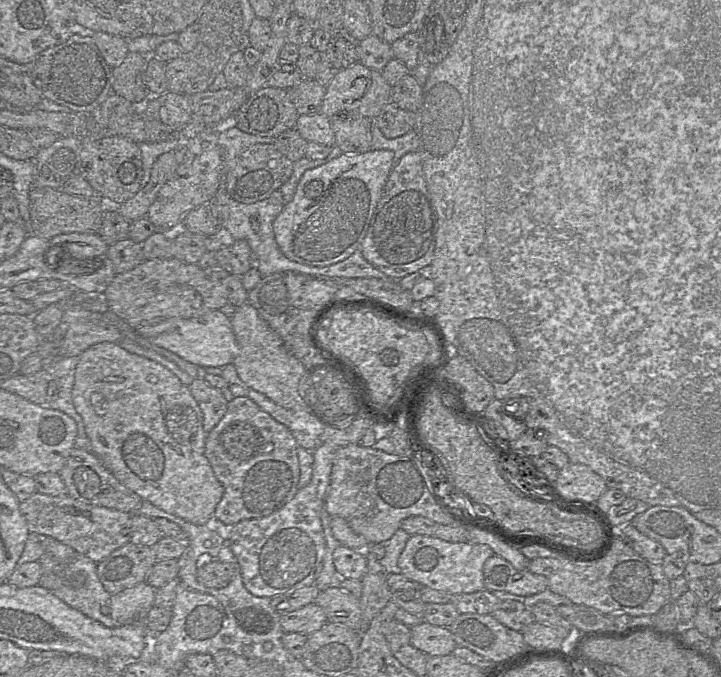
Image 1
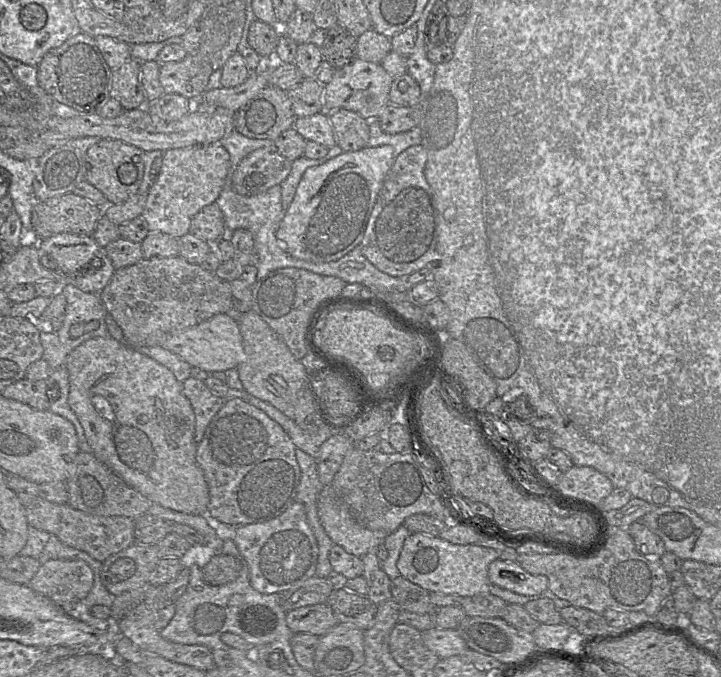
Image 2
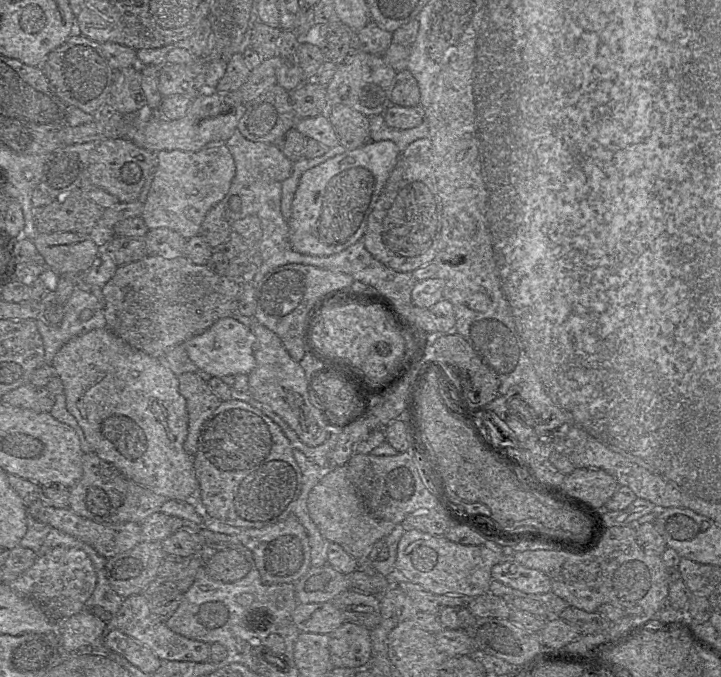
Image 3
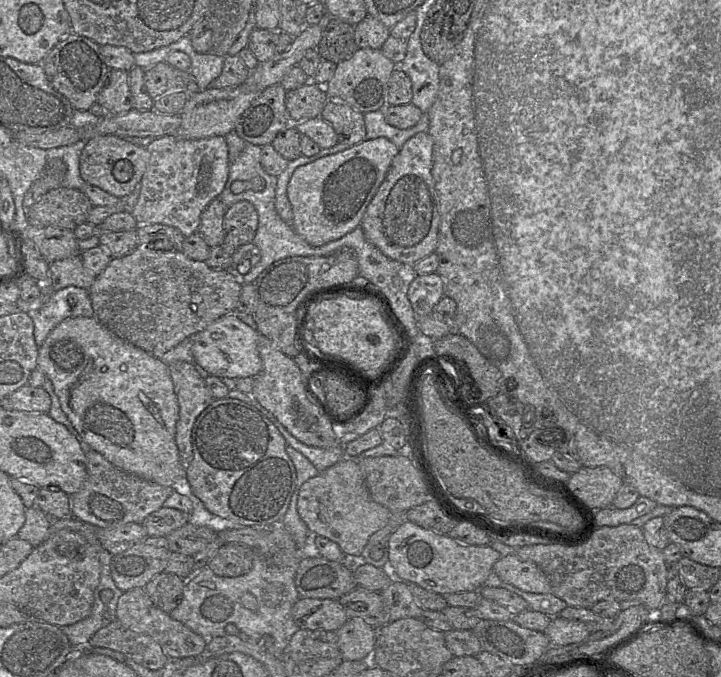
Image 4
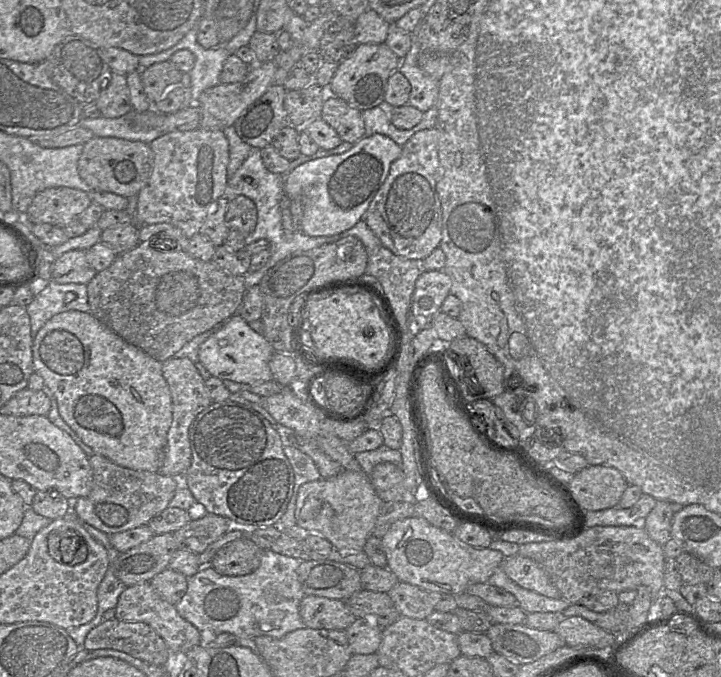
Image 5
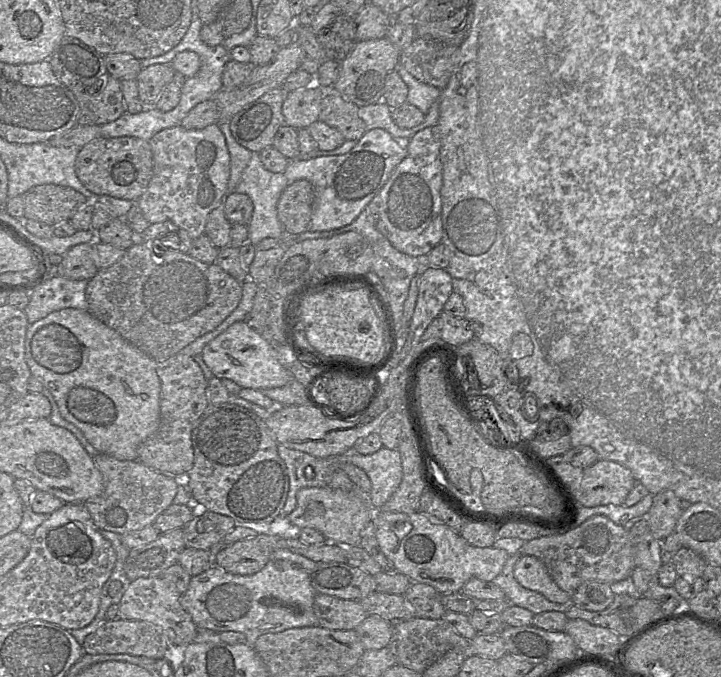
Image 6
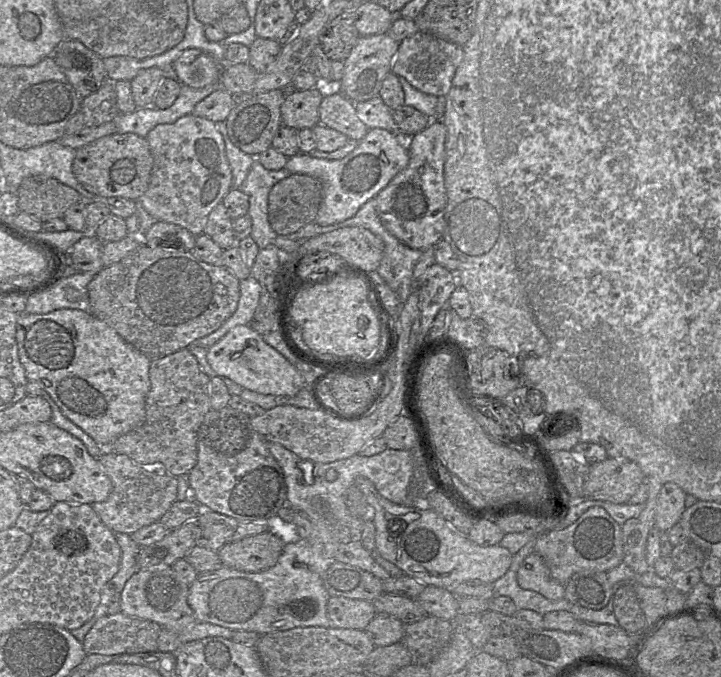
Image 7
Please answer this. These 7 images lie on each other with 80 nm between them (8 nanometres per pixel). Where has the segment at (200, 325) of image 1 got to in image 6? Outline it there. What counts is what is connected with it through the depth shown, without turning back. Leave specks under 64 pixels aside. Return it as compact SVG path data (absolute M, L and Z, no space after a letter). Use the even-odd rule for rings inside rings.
M246 321L233 323L210 341L201 354L215 377L230 379L242 388L266 390L282 387L294 379L285 364L287 356L249 327Z

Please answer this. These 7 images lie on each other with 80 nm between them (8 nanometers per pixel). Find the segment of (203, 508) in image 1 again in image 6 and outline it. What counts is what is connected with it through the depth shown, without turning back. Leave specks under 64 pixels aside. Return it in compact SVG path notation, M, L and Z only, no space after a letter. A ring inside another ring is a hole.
M65 308L52 312L46 317L30 324L26 333L25 354L32 376L39 379L44 388L52 394L62 417L79 428L88 442L99 453L112 456L118 460L137 460L139 446L150 438L160 425L161 381L157 373L158 362L134 346L118 332L94 317L88 310L73 308Z

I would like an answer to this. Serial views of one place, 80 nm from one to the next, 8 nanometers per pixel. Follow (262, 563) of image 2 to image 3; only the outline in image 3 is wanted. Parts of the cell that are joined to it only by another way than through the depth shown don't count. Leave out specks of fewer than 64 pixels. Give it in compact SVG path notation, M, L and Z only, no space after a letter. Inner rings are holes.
M295 514L261 528L241 529L239 541L251 552L265 584L296 583L311 565L311 549L307 532Z

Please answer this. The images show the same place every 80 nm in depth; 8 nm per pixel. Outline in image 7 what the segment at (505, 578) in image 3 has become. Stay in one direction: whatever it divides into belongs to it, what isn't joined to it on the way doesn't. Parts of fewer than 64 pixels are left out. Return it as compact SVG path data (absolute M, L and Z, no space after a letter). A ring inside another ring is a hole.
M535 552L528 555L520 565L517 582L521 588L535 591L549 600L564 598L564 585L552 577L542 557Z

